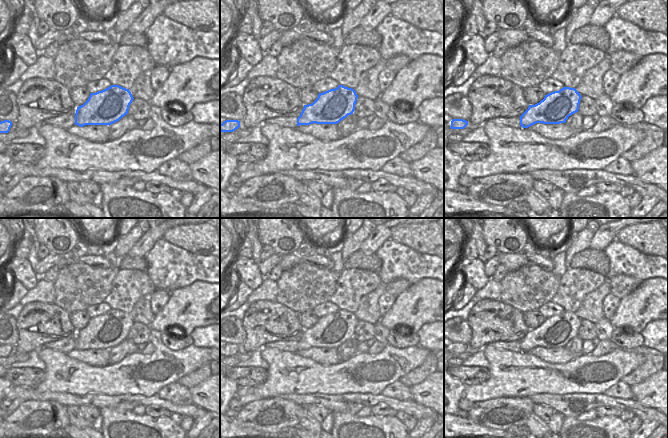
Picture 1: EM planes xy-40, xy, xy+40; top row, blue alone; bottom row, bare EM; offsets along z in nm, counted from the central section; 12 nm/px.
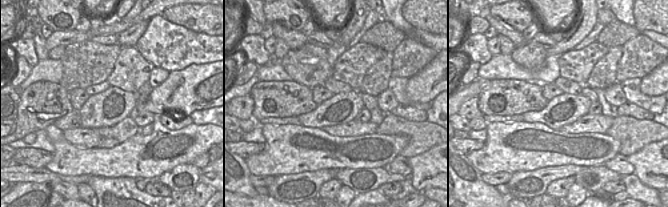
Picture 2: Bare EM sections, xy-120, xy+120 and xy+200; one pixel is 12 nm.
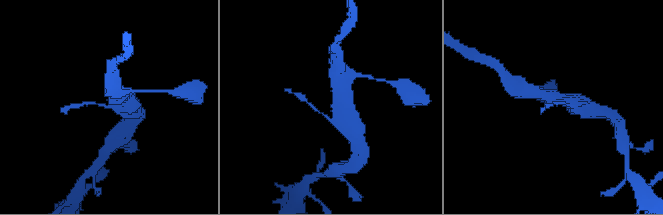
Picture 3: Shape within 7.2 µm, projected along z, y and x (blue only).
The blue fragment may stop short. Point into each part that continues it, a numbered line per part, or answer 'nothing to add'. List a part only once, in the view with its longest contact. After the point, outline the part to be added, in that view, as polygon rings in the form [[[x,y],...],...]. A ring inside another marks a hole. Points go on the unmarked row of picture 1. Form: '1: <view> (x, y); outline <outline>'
nothing to add

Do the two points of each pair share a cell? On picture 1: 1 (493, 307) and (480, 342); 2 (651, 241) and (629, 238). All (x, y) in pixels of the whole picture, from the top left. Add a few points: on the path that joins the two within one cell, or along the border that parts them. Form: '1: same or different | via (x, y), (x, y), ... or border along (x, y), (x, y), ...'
1: same | via (493, 316), (483, 330), (483, 333)
2: same | via (646, 238), (634, 238)

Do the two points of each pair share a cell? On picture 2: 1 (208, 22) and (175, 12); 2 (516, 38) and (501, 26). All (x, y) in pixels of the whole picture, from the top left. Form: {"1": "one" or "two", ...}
{"1": "one", "2": "one"}

